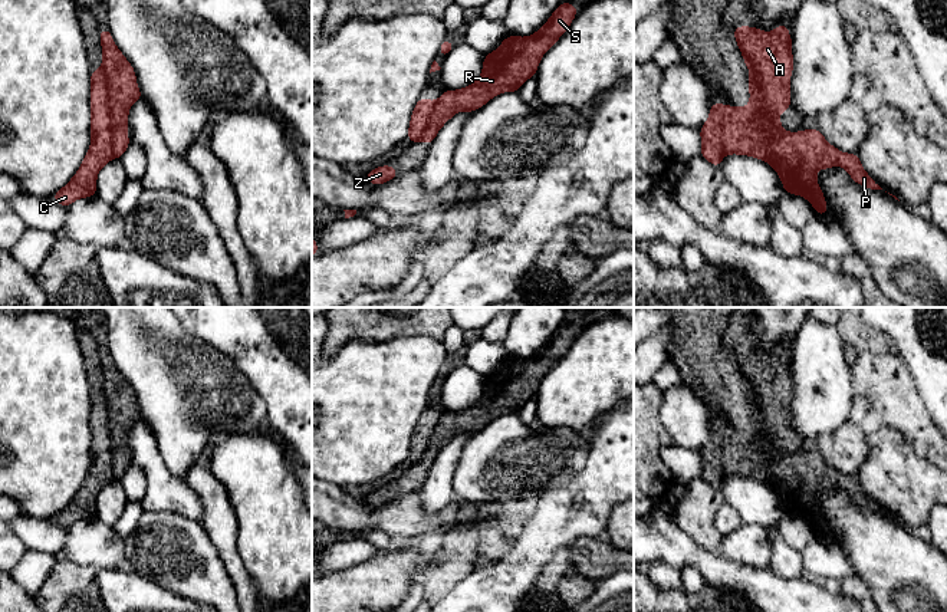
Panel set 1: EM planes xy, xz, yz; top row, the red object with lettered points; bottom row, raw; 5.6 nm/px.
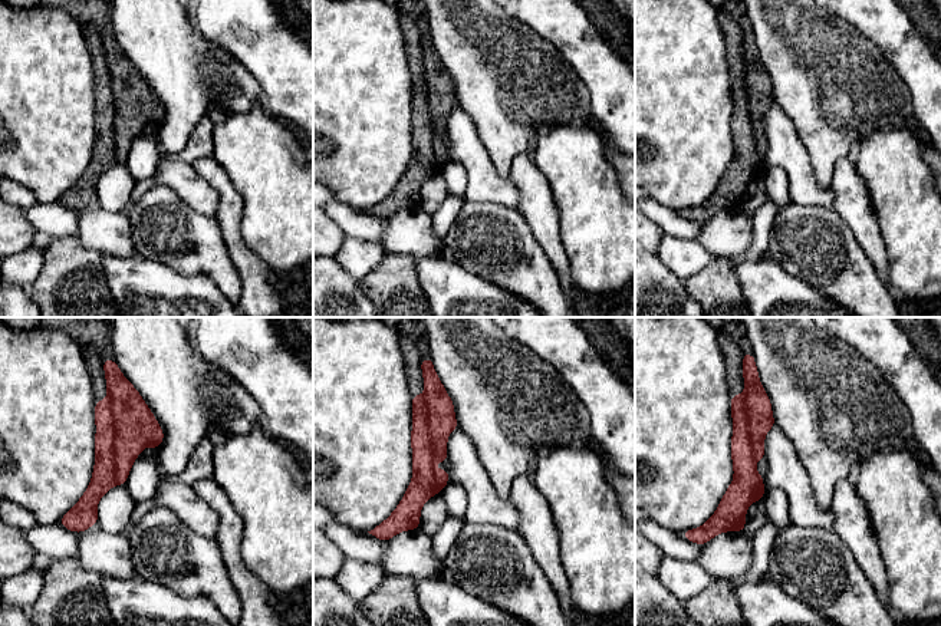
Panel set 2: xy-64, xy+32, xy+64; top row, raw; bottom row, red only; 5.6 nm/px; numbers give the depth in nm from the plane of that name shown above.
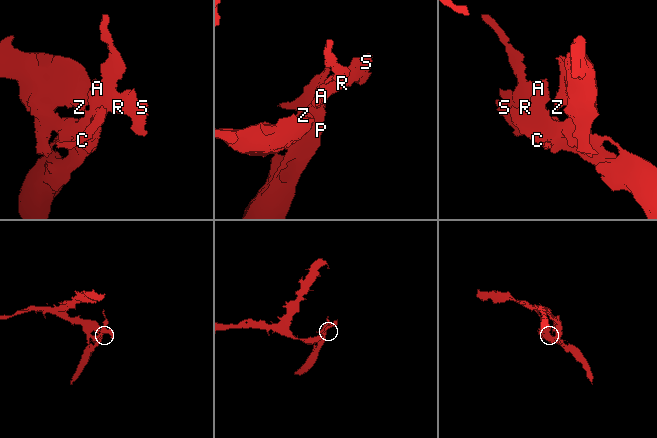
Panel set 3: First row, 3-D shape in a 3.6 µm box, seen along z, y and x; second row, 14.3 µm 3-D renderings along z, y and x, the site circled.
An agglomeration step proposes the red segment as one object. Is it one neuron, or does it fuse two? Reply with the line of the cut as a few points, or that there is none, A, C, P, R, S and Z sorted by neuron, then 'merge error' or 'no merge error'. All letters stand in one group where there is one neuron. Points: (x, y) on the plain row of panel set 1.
no cut | A C P R S Z | no merge error

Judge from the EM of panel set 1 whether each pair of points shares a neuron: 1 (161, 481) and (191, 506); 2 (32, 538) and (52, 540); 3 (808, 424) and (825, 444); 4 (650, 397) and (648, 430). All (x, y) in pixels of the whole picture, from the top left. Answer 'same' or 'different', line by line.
1: same
2: same
3: different
4: same

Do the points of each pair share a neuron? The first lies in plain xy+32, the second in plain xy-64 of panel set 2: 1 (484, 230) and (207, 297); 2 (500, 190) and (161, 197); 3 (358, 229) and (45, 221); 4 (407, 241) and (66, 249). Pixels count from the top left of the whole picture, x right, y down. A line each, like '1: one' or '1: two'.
1: two
2: two
3: one
4: two

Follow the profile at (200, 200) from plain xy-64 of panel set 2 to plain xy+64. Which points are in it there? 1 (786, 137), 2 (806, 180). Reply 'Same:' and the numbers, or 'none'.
Same: 1, 2

